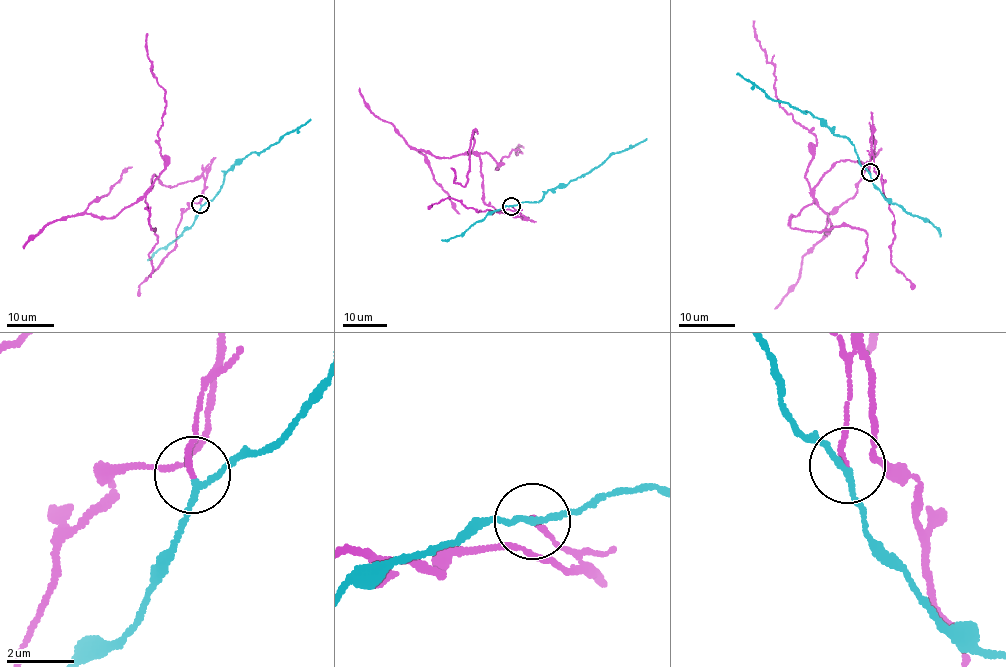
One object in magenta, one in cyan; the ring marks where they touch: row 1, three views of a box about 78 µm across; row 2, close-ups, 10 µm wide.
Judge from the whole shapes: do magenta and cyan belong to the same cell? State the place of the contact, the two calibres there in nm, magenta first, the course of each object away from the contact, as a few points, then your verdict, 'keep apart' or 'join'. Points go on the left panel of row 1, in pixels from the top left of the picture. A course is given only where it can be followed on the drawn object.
place (200, 204); calibres 150 and 150 nm; course magenta (201, 204), (202, 174), (168, 186), (154, 174), (148, 189), (164, 168), (157, 133), (165, 90), (147, 33); course cyan (201, 204), (211, 200), (234, 164), (253, 152), (264, 151), (310, 119); keep apart

